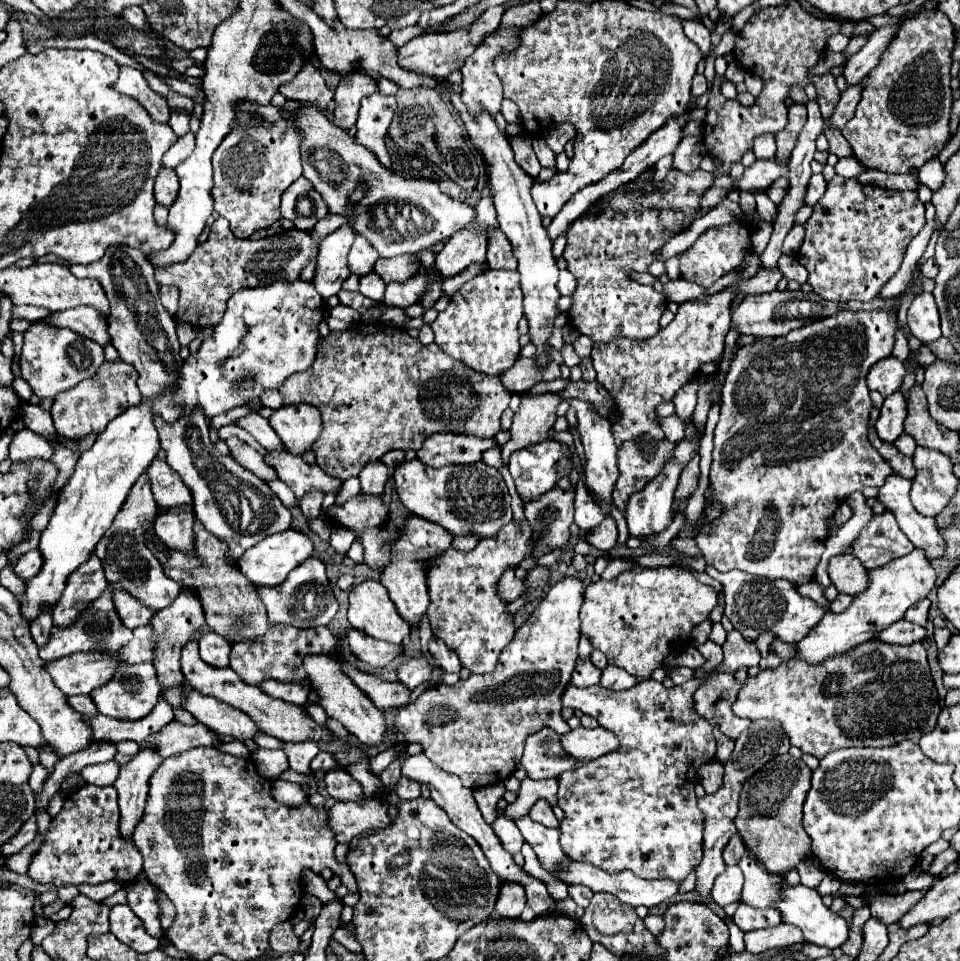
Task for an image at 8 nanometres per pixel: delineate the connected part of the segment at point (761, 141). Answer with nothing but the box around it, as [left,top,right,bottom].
[754,133,776,159]

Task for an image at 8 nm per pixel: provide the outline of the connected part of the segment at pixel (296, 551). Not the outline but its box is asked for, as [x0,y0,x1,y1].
[238,529,312,587]

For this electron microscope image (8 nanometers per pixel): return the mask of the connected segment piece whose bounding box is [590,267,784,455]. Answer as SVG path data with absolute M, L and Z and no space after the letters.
M760 269L756 277L742 281L738 289L724 289L710 297L684 301L672 319L672 323L660 329L650 339L614 339L610 343L594 343L592 347L592 365L596 369L596 381L604 385L614 401L616 421L612 421L612 435L616 445L620 447L624 441L638 441L644 445L644 453L650 455L654 451L654 443L664 439L664 431L656 421L656 407L660 403L672 401L676 391L694 381L696 373L704 363L714 363L722 357L724 337L728 333L728 311L730 303L742 293L770 293L776 289L782 279L782 271L776 269Z

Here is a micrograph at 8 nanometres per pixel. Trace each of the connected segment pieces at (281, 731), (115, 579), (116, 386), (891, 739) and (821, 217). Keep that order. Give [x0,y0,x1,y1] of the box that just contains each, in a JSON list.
[[182,643,334,743],[96,471,180,611],[50,361,142,439],[732,641,940,759],[796,175,926,301]]

